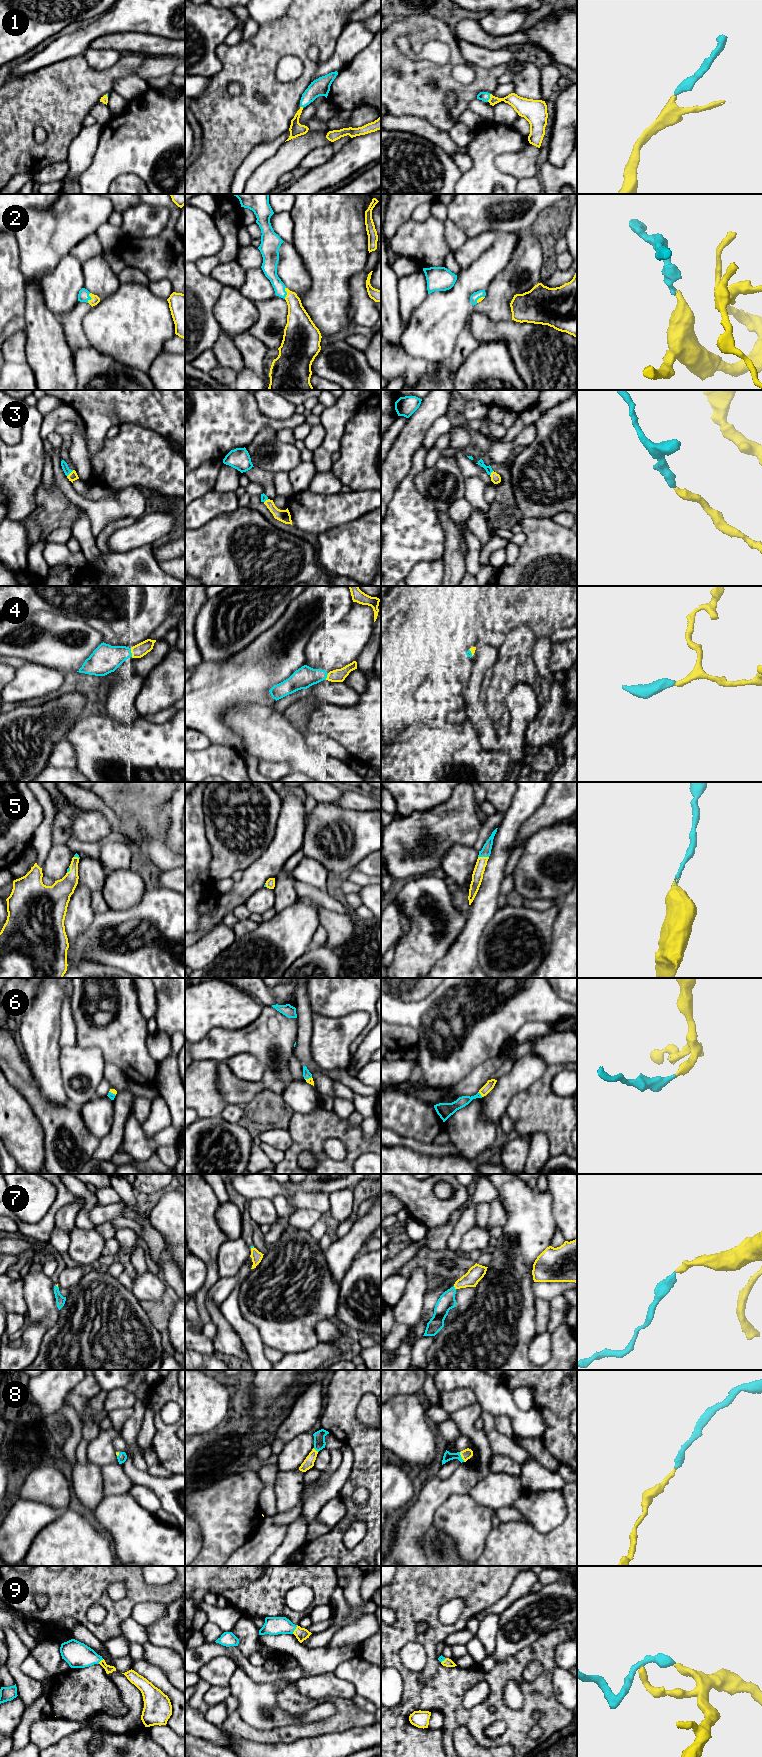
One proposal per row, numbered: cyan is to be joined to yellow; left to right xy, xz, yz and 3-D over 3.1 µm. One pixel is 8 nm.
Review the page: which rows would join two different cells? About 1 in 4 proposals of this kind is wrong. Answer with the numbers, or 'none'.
none

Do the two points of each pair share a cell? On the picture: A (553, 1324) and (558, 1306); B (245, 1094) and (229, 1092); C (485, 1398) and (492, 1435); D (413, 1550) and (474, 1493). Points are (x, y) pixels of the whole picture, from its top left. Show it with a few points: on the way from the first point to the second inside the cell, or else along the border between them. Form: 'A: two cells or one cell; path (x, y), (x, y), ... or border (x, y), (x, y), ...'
A: one cell; path (556, 1320), (558, 1310)
B: one cell; path (241, 1092), (233, 1092)
C: two cells; border (483, 1410), (494, 1416)
D: two cells; border (483, 1476), (467, 1494)

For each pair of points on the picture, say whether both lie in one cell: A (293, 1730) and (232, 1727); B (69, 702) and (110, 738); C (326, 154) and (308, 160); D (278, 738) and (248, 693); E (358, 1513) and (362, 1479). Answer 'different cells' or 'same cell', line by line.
A: same cell
B: different cells
C: same cell
D: different cells
E: same cell

